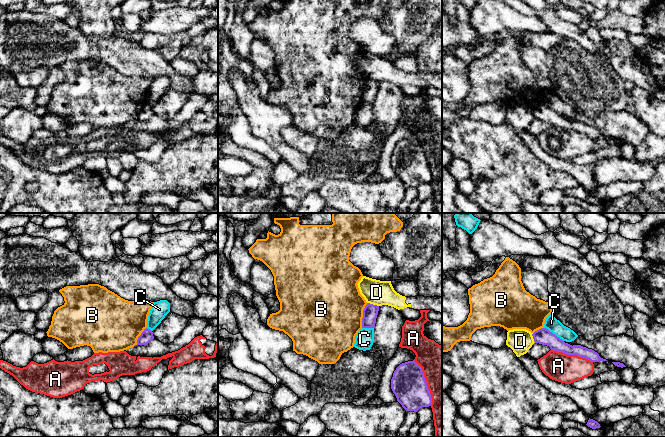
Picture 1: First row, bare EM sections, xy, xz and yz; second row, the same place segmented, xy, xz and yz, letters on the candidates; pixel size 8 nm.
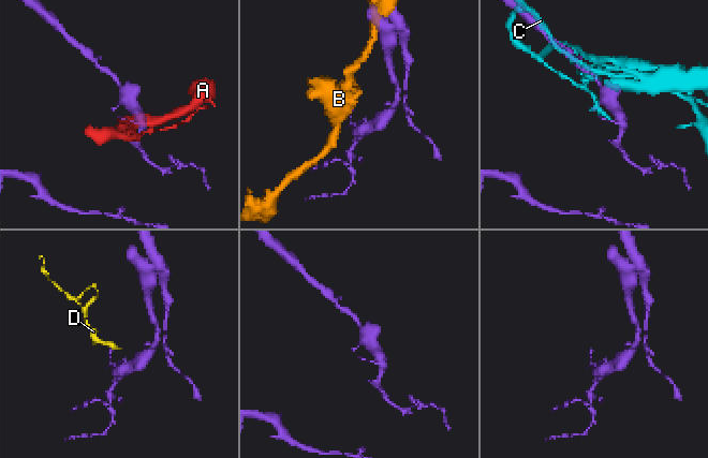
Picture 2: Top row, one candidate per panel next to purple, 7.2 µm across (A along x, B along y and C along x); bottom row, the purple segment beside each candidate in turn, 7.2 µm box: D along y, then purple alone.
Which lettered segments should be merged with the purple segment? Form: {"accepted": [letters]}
{"accepted": []}

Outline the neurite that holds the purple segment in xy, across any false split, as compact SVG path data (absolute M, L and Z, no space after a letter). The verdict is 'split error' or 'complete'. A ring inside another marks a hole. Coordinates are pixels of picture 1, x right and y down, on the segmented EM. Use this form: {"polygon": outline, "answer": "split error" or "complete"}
{"polygon": "M146 328L137 339L137 345L147 345L154 339L153 332Z", "answer": "complete"}

